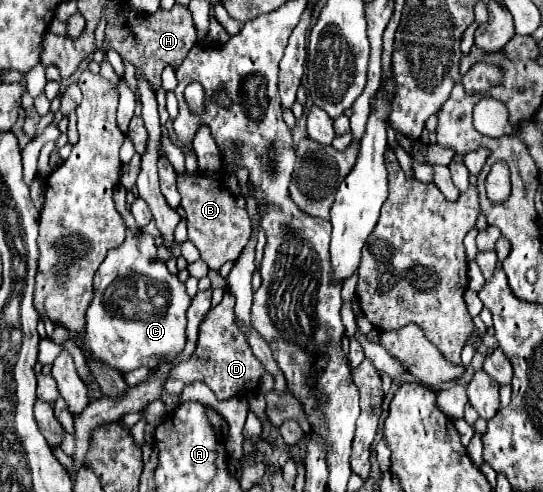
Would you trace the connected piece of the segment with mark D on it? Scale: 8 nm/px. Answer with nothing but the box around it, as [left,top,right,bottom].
[170,292,264,400]

